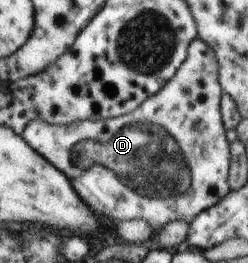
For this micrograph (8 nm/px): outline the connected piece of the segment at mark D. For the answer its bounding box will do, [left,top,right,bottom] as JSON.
[22,37,229,233]

